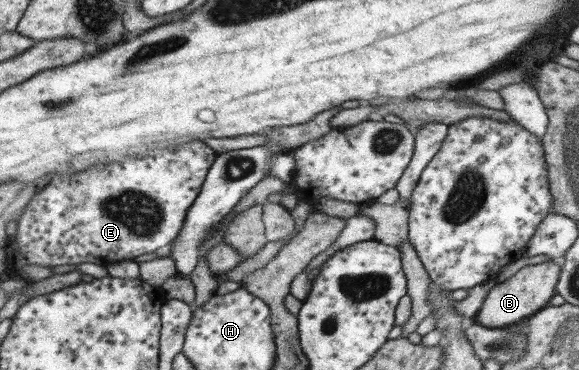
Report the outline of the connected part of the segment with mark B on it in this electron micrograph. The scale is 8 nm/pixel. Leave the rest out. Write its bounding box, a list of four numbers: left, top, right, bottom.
[472,261,560,329]

